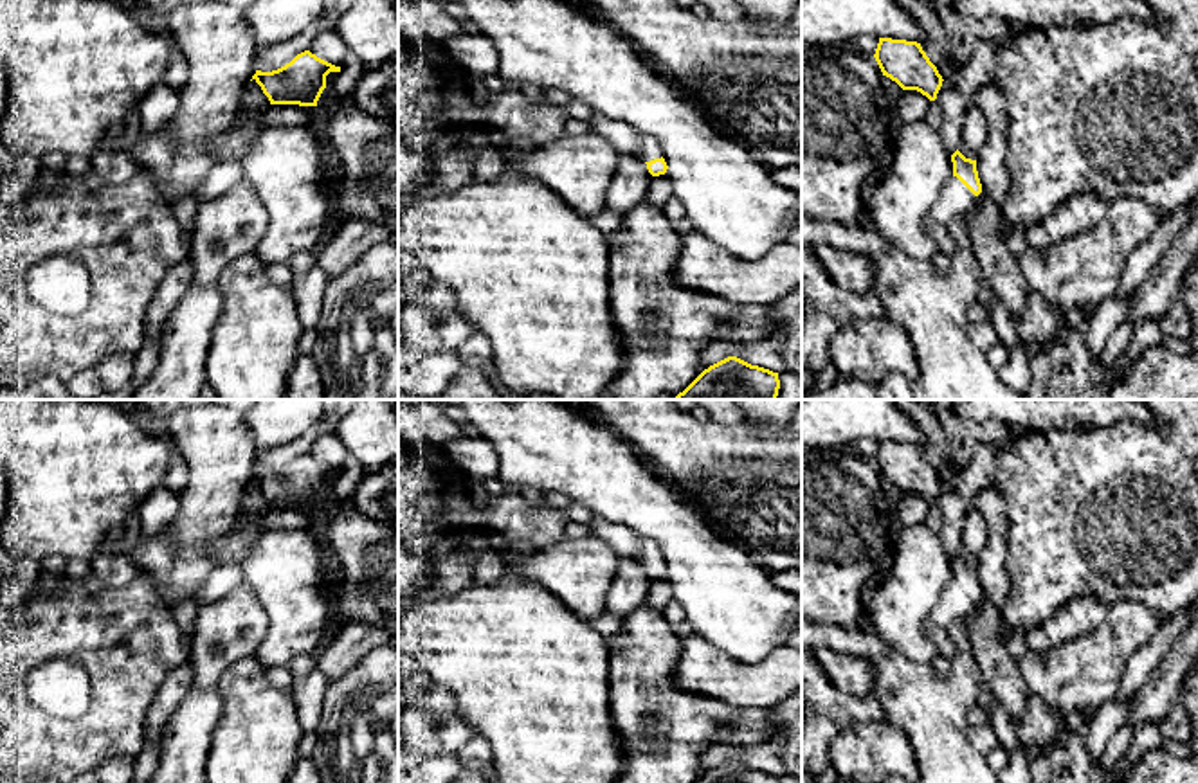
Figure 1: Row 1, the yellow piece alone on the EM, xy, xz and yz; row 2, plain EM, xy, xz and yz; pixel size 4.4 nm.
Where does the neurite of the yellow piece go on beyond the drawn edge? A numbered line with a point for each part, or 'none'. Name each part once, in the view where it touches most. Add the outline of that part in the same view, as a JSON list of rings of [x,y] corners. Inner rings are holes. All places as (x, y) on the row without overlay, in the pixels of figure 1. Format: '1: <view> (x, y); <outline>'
1: yz (955, 602); [[[951,580],[937,605],[930,610],[924,621],[924,632],[937,646],[940,657],[955,657],[957,644],[951,639],[949,626],[953,621],[971,612],[975,598],[957,581]]]

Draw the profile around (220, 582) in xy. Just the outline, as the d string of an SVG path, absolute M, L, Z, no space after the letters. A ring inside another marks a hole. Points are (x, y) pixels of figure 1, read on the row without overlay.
M240 565L231 567L214 567L202 589L195 596L195 603L202 608L213 605L231 594L241 585L241 569Z

